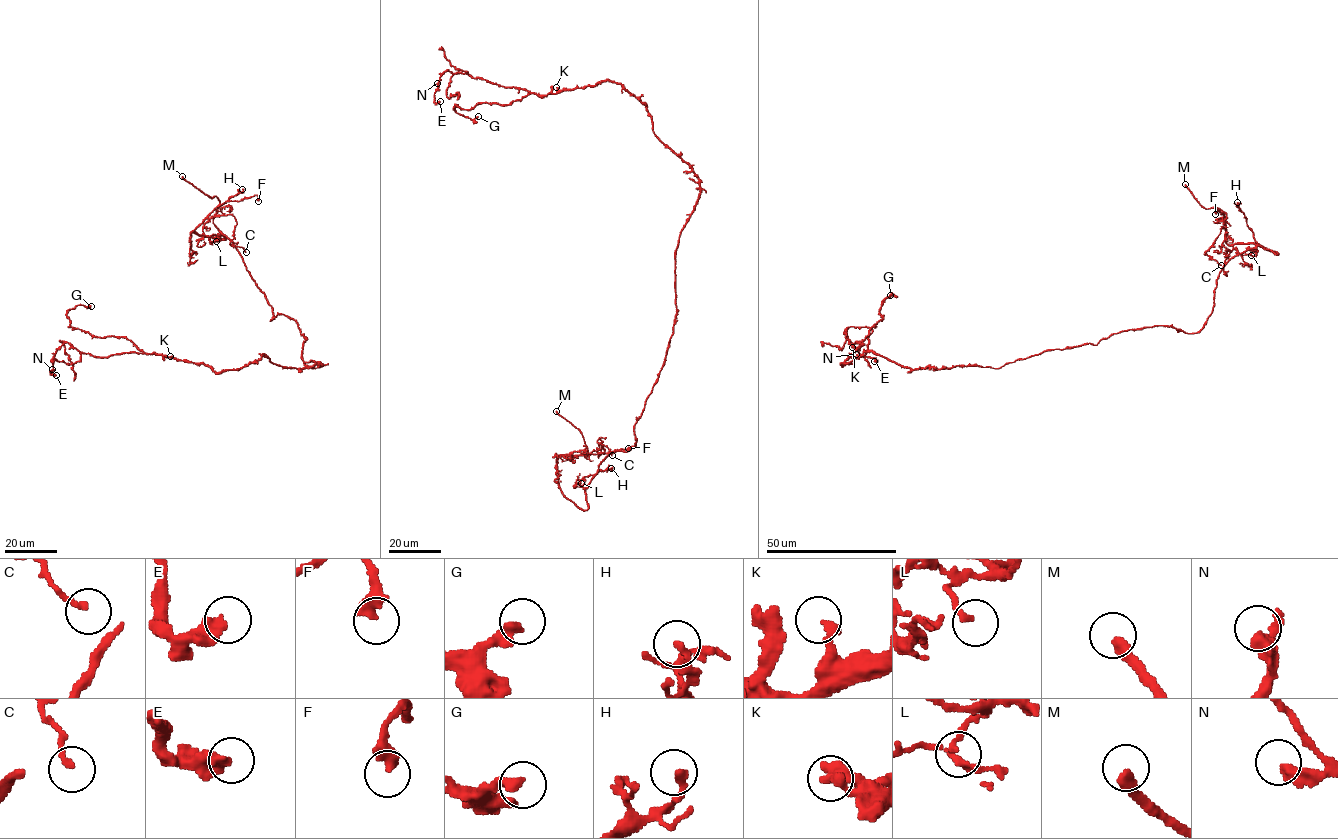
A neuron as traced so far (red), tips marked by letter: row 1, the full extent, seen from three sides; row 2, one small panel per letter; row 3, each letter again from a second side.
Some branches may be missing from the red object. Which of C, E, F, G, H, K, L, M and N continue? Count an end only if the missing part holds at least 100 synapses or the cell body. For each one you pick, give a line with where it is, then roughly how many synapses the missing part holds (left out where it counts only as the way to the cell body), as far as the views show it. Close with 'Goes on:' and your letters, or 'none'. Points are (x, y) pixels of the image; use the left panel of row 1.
M: (182, 176)
Goes on: M

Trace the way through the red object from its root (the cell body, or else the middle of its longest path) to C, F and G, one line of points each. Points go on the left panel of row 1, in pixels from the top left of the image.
C: (302, 347), (295, 320), (270, 320), (231, 240), (190, 233), (232, 215), (230, 244), (246, 252)
F: (302, 347), (295, 320), (270, 320), (231, 240), (190, 234), (224, 202), (258, 201)
G: (302, 347), (304, 363), (321, 366), (284, 368), (264, 354), (215, 372), (73, 328), (67, 311), (91, 306)

